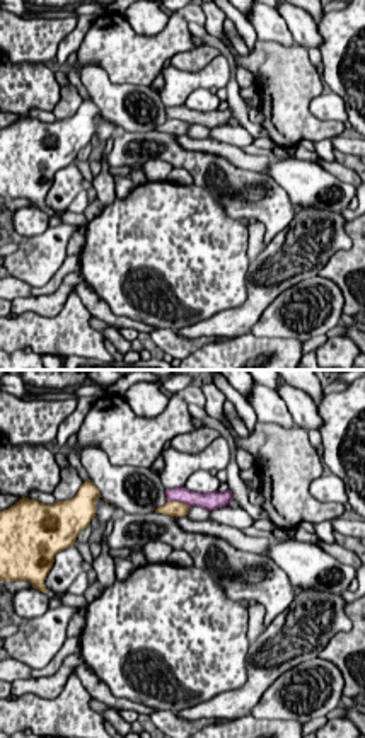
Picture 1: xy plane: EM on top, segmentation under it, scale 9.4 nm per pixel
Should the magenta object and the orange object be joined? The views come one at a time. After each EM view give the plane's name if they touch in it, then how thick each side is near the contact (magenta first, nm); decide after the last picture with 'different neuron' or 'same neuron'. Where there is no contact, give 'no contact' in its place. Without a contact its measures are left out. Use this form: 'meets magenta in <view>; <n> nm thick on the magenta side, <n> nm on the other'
meets magenta in xy; 160 nm thick on the magenta side, 160 nm on the other

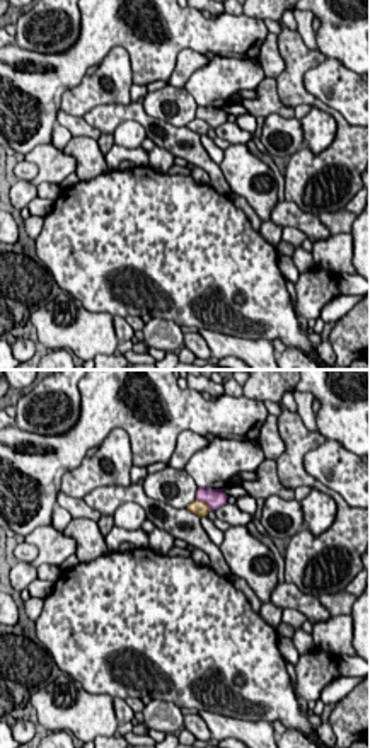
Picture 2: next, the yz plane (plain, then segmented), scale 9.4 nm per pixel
meets magenta in yz; 190 nm thick on the magenta side, 140 nm on the other

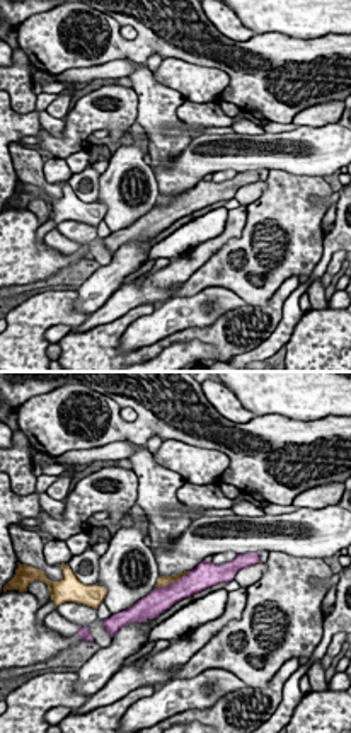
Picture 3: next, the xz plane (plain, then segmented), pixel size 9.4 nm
meets magenta in xz; 220 nm thick on the magenta side, 100 nm on the other

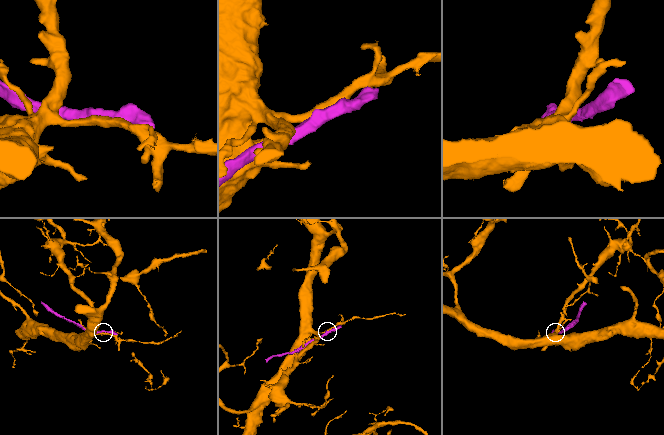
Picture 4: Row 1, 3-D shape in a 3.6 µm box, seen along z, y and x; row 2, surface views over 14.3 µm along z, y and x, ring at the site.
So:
different neuron

